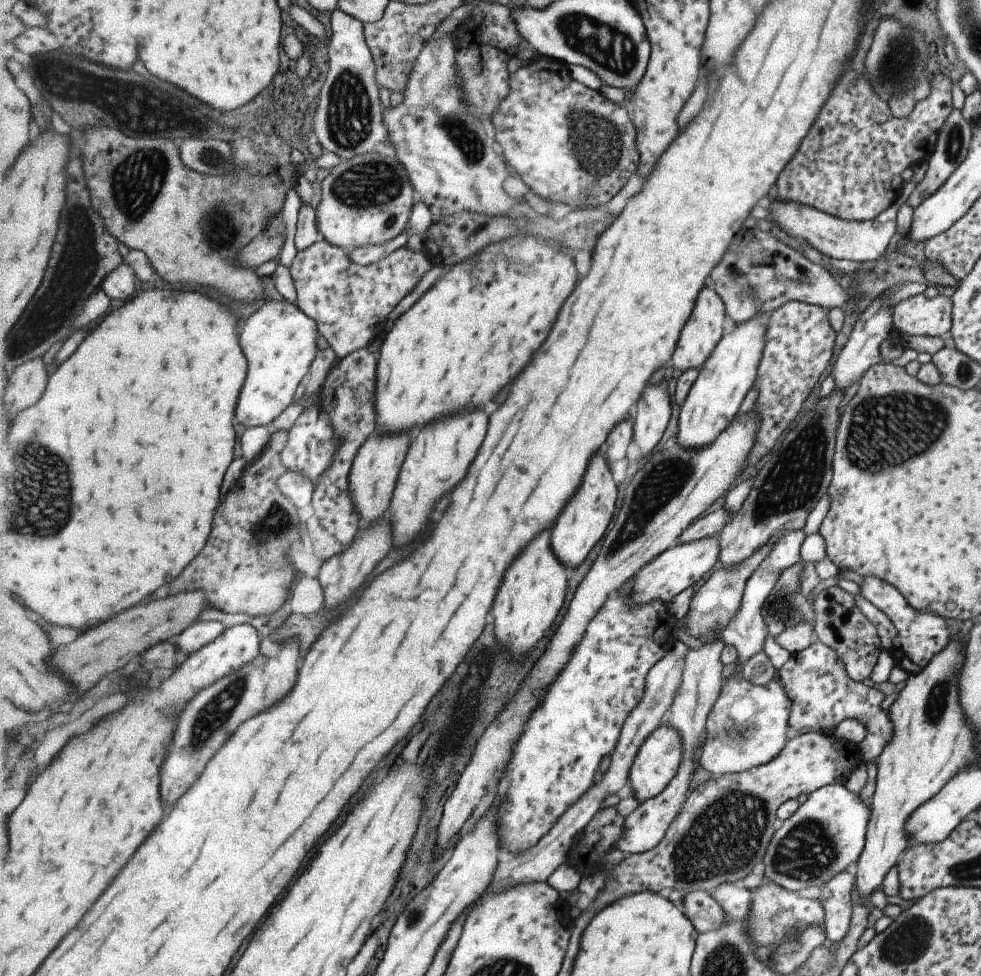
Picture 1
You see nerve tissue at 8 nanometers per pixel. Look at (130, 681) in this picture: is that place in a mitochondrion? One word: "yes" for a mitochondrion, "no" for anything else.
no

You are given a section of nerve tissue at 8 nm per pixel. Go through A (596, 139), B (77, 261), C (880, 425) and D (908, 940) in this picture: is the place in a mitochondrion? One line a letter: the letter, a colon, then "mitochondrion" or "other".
A: mitochondrion
B: mitochondrion
C: mitochondrion
D: mitochondrion

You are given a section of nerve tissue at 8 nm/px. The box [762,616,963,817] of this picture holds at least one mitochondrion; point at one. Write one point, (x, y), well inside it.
(939, 694)

